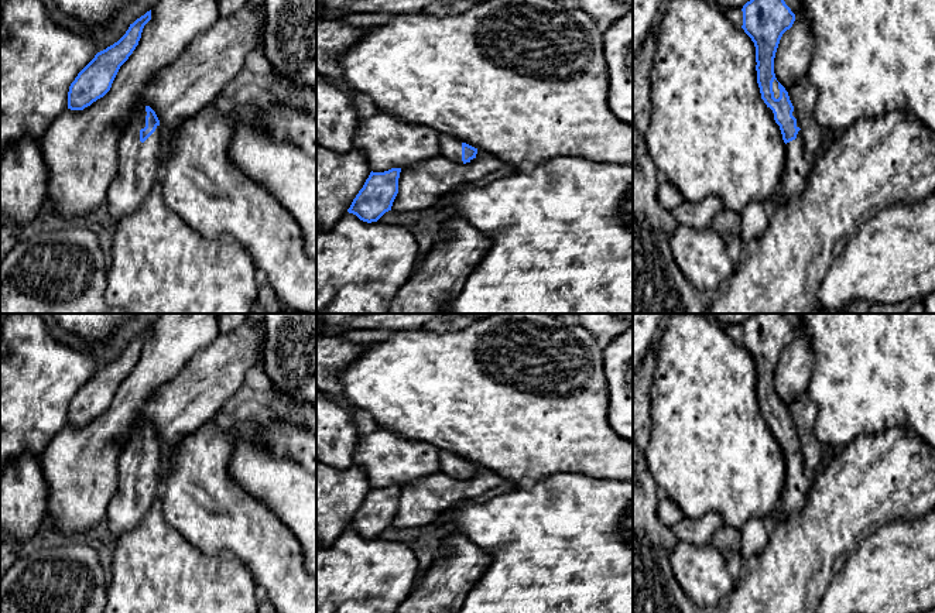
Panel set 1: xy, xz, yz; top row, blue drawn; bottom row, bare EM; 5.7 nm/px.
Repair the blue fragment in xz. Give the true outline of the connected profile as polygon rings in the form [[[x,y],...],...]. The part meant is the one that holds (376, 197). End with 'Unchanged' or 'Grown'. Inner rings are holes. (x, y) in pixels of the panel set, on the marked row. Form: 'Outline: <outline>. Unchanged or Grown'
Outline: [[[391,168],[384,172],[371,171],[347,212],[363,222],[377,222],[386,212],[391,210],[398,194],[400,172],[401,168]]]. Unchanged

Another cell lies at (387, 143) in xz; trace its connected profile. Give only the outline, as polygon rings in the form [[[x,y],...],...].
[[[388,113],[362,119],[355,148],[364,153],[373,172],[411,167],[441,155],[441,134],[425,126],[404,123]]]

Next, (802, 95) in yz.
[[[805,73],[792,85],[788,90],[788,96],[797,113],[797,121],[799,123],[806,154],[814,158],[821,148],[823,130],[815,114],[818,100],[816,88]]]

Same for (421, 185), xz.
[[[480,153],[473,161],[458,164],[439,155],[401,168],[394,212],[425,210],[458,185],[475,182],[504,165],[499,157]]]

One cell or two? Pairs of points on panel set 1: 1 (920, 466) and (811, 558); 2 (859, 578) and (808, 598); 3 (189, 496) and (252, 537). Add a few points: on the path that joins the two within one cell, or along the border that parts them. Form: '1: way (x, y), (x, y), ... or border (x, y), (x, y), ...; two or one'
1: way (893, 476), (838, 531); one
2: border (843, 565), (821, 598); two
3: way (205, 504), (223, 517), (236, 521); one

